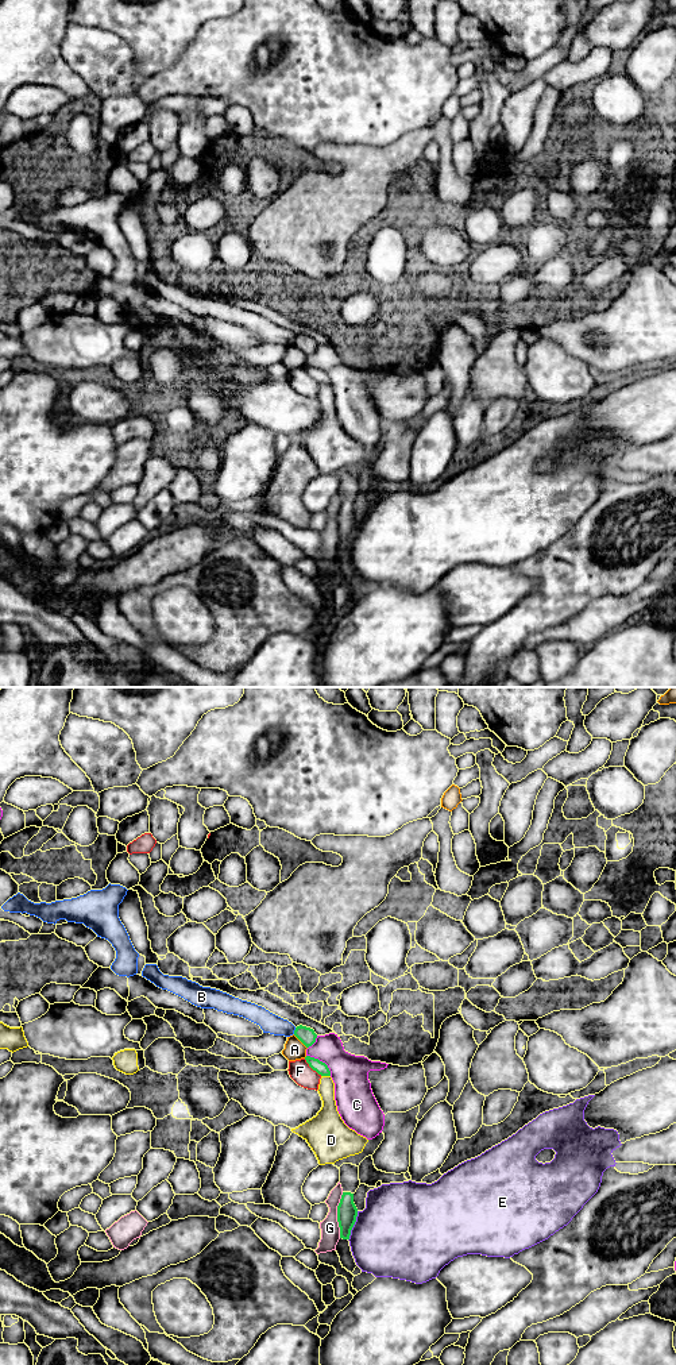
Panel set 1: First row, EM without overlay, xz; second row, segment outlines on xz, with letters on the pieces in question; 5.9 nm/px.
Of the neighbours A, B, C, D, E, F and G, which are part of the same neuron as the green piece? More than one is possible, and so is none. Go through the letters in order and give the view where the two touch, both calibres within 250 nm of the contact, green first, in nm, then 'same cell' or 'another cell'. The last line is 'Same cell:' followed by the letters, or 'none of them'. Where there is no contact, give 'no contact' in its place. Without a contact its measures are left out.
A: contact in xz; calibres 100 and 120 nm; another cell
B: contact in xz; calibres 100 and 120 nm; another cell
C: contact in xz; calibres 80 and 220 nm; another cell
D: contact in xz; calibres 80 and 140 nm; another cell
E: contact in xz; calibres 120 and 480 nm; another cell
F: contact in xz; calibres 80 and 130 nm; another cell
G: contact in xz; calibres 120 and 110 nm; another cell
Same cell: none of them

